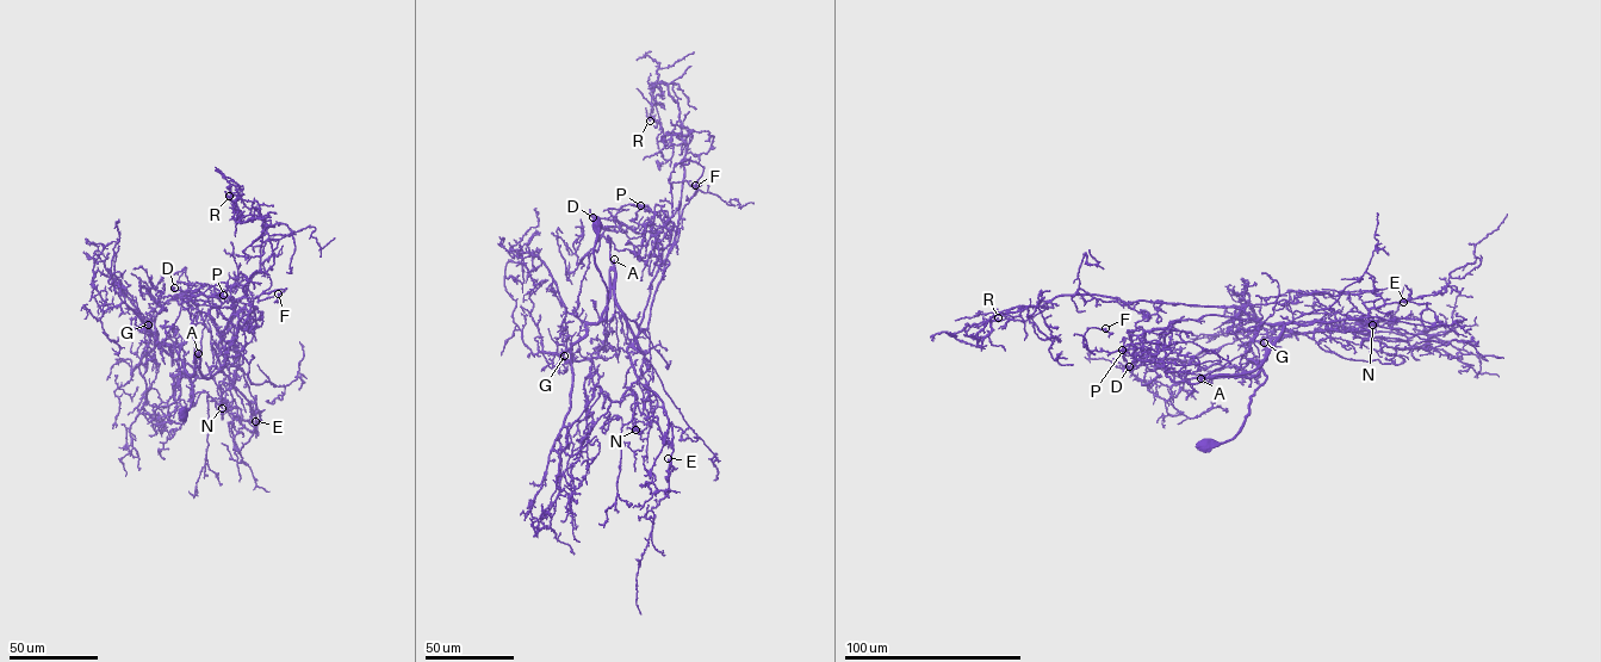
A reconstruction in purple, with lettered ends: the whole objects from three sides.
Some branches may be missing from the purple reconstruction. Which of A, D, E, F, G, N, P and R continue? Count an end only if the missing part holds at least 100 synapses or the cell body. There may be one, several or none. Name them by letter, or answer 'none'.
A

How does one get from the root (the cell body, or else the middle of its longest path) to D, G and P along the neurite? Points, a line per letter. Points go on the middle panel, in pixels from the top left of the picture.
D: (596, 222), (599, 322), (612, 270), (643, 353), (674, 223), (637, 204), (608, 209), (625, 226), (593, 217)
G: (596, 222), (594, 260), (607, 289), (607, 316), (597, 325), (584, 326), (585, 334), (564, 356)
P: (596, 222), (607, 292), (599, 322), (612, 270), (643, 353), (634, 340), (674, 223), (640, 205)

